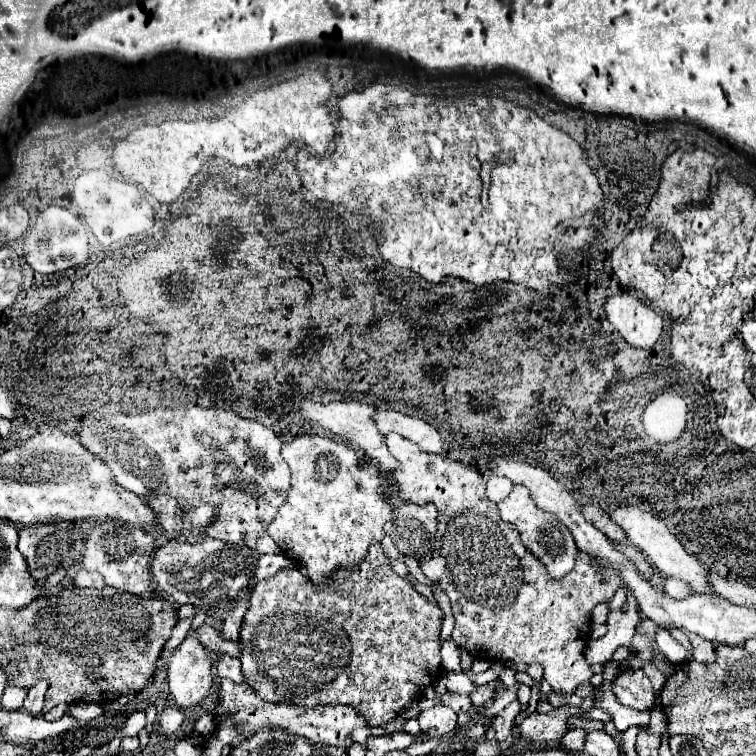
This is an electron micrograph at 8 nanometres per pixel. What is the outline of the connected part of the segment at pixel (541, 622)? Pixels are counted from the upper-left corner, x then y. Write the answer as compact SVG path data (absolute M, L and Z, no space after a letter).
M388 434L386 446L402 464L402 470L394 472L402 500L418 504L432 502L438 508L436 552L430 560L420 560L420 570L426 578L438 582L440 590L448 594L452 602L452 614L456 620L452 640L472 658L500 658L524 664L540 664L544 668L544 680L558 692L562 690L566 694L572 694L578 684L590 680L590 664L584 660L584 648L590 634L590 614L596 604L610 602L614 592L620 588L616 572L608 570L606 576L606 570L596 570L590 564L588 554L580 552L572 572L560 580L550 580L542 562L522 546L516 528L504 522L498 514L496 504L486 498L486 482L478 470L438 454L422 452L416 444L404 440L398 434Z

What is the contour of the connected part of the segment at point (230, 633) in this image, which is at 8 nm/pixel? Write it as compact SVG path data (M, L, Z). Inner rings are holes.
M242 600L238 602L238 606L226 614L226 618L222 620L222 636L228 638L228 640L238 640L240 638L240 626L242 626L242 620L244 620L244 614L248 612L248 600Z

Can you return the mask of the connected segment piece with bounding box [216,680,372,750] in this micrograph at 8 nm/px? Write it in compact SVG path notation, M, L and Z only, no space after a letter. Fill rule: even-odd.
M230 680L220 682L220 704L216 706L216 716L220 714L232 714L238 726L238 732L242 738L252 736L262 726L282 726L288 732L306 736L320 744L330 746L344 746L346 750L352 744L368 746L368 738L372 736L372 726L364 716L354 712L354 708L348 708L348 704L318 704L314 708L296 708L296 704L284 704L284 702L266 702L252 688L244 688L242 684L234 684Z

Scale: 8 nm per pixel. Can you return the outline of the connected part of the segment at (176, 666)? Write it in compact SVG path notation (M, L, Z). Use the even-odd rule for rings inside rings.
M184 640L172 652L170 662L168 662L168 686L170 686L170 692L180 708L196 706L212 694L212 688L216 684L216 674L212 672L212 664L214 662L210 660L208 650L198 640Z

